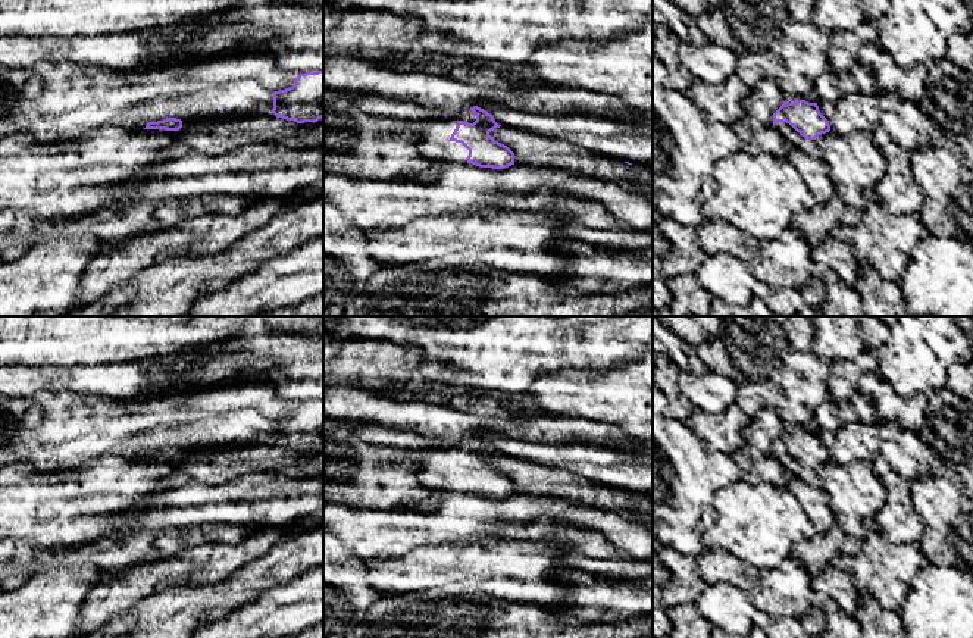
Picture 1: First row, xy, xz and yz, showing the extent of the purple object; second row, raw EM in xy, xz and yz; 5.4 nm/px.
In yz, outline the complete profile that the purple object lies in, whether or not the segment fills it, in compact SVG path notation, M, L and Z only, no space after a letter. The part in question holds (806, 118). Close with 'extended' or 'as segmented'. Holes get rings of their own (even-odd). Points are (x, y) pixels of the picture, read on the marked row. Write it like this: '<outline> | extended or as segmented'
M798 100L795 103L783 101L773 113L773 126L779 122L789 123L805 140L816 140L819 135L830 131L829 122L835 116L835 103L819 100L808 103Z | extended

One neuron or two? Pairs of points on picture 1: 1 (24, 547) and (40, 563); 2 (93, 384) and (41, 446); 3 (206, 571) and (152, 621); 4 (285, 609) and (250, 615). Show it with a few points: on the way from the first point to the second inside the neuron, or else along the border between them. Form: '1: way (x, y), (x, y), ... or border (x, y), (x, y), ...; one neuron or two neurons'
1: way (28, 552), (36, 559); one neuron
2: border (52, 393), (99, 393), (112, 400); two neurons
3: border (224, 578), (205, 584), (180, 584), (156, 594); two neurons
4: way (277, 613), (259, 615); one neuron

